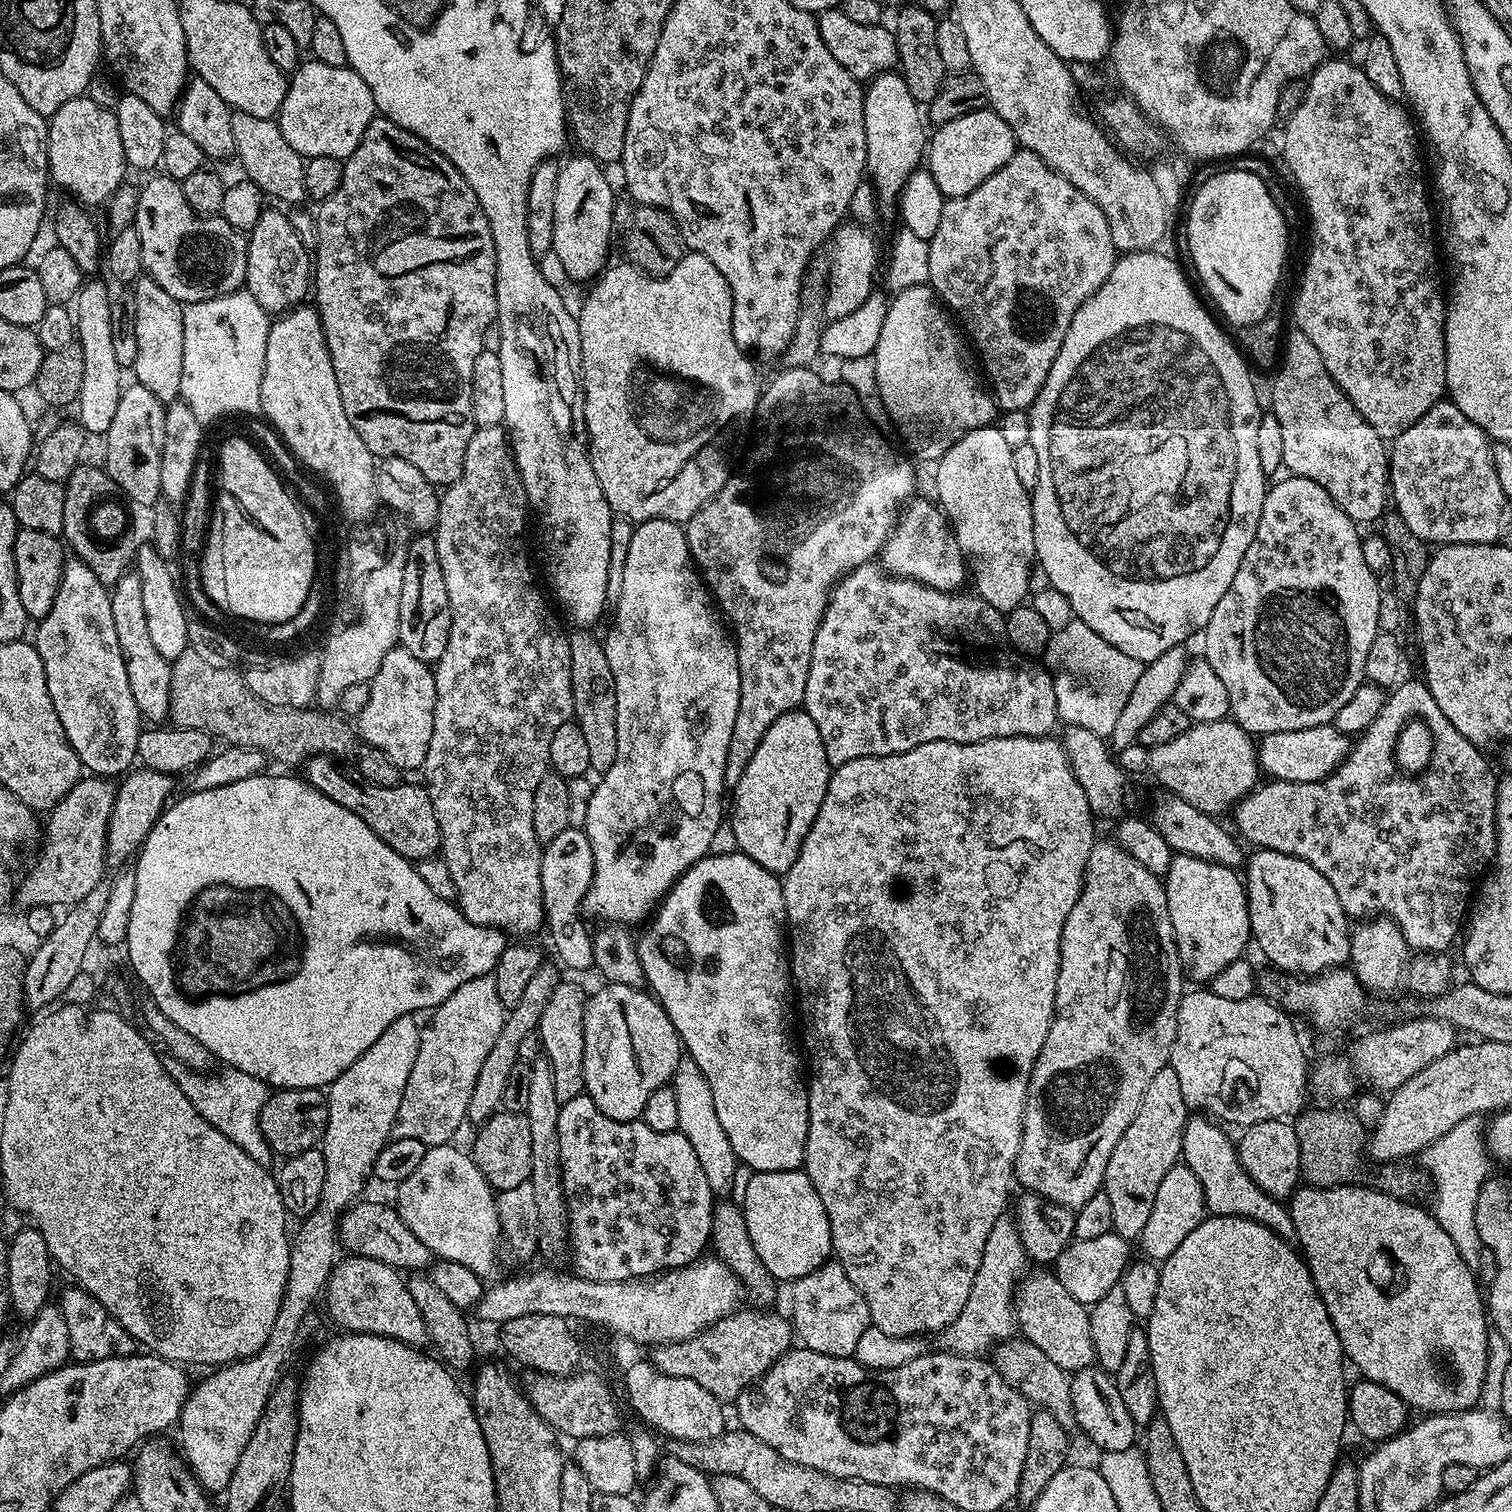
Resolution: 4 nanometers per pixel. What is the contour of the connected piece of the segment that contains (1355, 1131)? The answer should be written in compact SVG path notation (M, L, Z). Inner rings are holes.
M1328 1106L1332 1108L1314 1108L1310 1110L1310 1108L1301 1111L1293 1121L1295 1126L1295 1133L1298 1134L1298 1146L1299 1146L1299 1168L1300 1168L1300 1177L1301 1181L1307 1186L1312 1188L1336 1188L1343 1187L1349 1185L1353 1180L1351 1180L1360 1170L1360 1166L1362 1164L1362 1158L1364 1159L1364 1155L1367 1147L1367 1137L1368 1130L1367 1127L1363 1126L1363 1124L1358 1120L1357 1116L1353 1113L1353 1111L1347 1110L1338 1110L1336 1106Z

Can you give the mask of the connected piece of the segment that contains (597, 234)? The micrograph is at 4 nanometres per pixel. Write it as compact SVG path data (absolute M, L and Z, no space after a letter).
M576 154L573 160L560 164L558 195L554 198L551 252L558 254L562 267L572 282L595 281L609 263L608 247L612 244L612 223L616 220L616 196L603 171L607 172L591 156L583 154Z

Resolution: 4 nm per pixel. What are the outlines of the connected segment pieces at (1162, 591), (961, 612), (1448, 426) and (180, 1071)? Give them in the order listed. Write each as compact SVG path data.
M1149 250L1146 252L1125 252L1119 257L1110 270L1110 278L1102 282L1102 286L1074 314L1070 322L1070 330L1066 330L1066 338L1062 338L1062 348L1060 353L1054 358L1054 364L1050 366L1050 374L1046 374L1046 382L1034 398L1031 408L1027 409L1028 416L1028 436L1027 443L1034 446L1034 451L1038 454L1038 482L1035 488L1031 489L1032 497L1032 517L1034 518L1034 550L1036 551L1035 563L1046 570L1046 578L1051 588L1058 590L1058 594L1066 597L1066 602L1070 602L1072 614L1075 619L1086 622L1098 638L1106 638L1110 646L1118 646L1122 654L1130 654L1130 658L1139 660L1141 664L1148 665L1156 658L1165 654L1172 647L1178 647L1185 643L1191 632L1199 633L1210 622L1210 614L1214 614L1214 606L1218 606L1218 601L1222 599L1222 594L1230 590L1230 582L1234 582L1234 574L1238 574L1238 566L1242 566L1242 558L1246 555L1246 550L1250 550L1250 542L1254 542L1254 534L1258 530L1258 518L1262 518L1262 506L1264 505L1264 494L1266 491L1266 474L1262 470L1262 462L1258 462L1258 422L1262 415L1260 400L1256 397L1256 384L1252 381L1252 376L1248 373L1250 364L1242 355L1239 347L1235 343L1228 341L1228 336L1216 325L1217 317L1204 309L1205 301L1192 293L1192 288L1188 285L1188 280L1184 277L1184 272L1168 256L1163 256L1160 250Z
M869 562L848 572L836 583L828 605L822 614L822 622L818 626L818 634L814 634L814 650L810 650L810 674L806 678L806 694L802 705L803 711L814 718L814 726L818 726L818 734L822 734L822 746L826 746L826 758L833 769L841 768L854 758L870 758L871 756L889 756L902 754L906 750L914 750L914 746L922 746L926 742L958 742L973 744L975 740L990 738L1042 738L1055 733L1056 724L1060 720L1058 702L1054 698L1054 682L1052 673L1043 663L1027 656L1021 656L1008 645L1005 613L994 610L980 596L957 590L943 592L919 584L917 580L907 580L904 576L891 576L880 567L879 563Z
M1451 399L1439 400L1414 426L1394 437L1388 457L1388 482L1390 500L1394 510L1410 526L1414 534L1429 546L1445 544L1494 544L1504 532L1504 515L1510 502L1498 482L1498 470L1494 468L1490 437L1483 432Z
M173 1058L167 1061L167 1065L169 1074L178 1082L182 1094L190 1098L194 1110L198 1110L198 1114L202 1114L202 1118L206 1118L206 1122L210 1122L214 1130L222 1130L222 1134L226 1134L226 1138L230 1138L234 1146L242 1146L242 1150L246 1150L246 1154L250 1154L254 1162L271 1165L274 1153L260 1129L262 1106L266 1106L270 1095L267 1084L242 1070L227 1066L221 1067L221 1072L193 1071Z

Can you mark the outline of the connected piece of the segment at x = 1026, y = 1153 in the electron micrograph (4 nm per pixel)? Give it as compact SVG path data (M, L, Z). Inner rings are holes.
M1097 839L1096 845L1090 850L1090 858L1086 862L1084 871L1084 885L1078 894L1078 902L1074 902L1074 910L1070 910L1062 926L1054 1014L1050 1022L1050 1030L1046 1034L1046 1042L1042 1042L1042 1050L1034 1062L1028 1079L1028 1097L1022 1122L1022 1142L1014 1165L1014 1180L1017 1185L1021 1184L1021 1189L1041 1196L1050 1204L1061 1204L1063 1208L1073 1210L1090 1202L1090 1198L1094 1198L1094 1194L1101 1191L1106 1174L1106 1162L1110 1162L1110 1154L1114 1154L1114 1146L1118 1146L1118 1138L1126 1134L1126 1126L1134 1122L1134 1114L1138 1114L1138 1106L1142 1106L1142 1094L1146 1094L1146 1086L1150 1086L1150 1081L1153 1080L1154 1074L1158 1074L1158 1070L1169 1067L1174 1038L1178 1030L1178 1006L1186 991L1186 973L1180 964L1178 946L1174 938L1174 926L1170 926L1170 910L1166 906L1163 879L1150 874L1150 870L1146 870L1142 862L1130 858L1130 854L1126 854L1126 850L1122 850L1119 844L1111 839L1108 840Z

